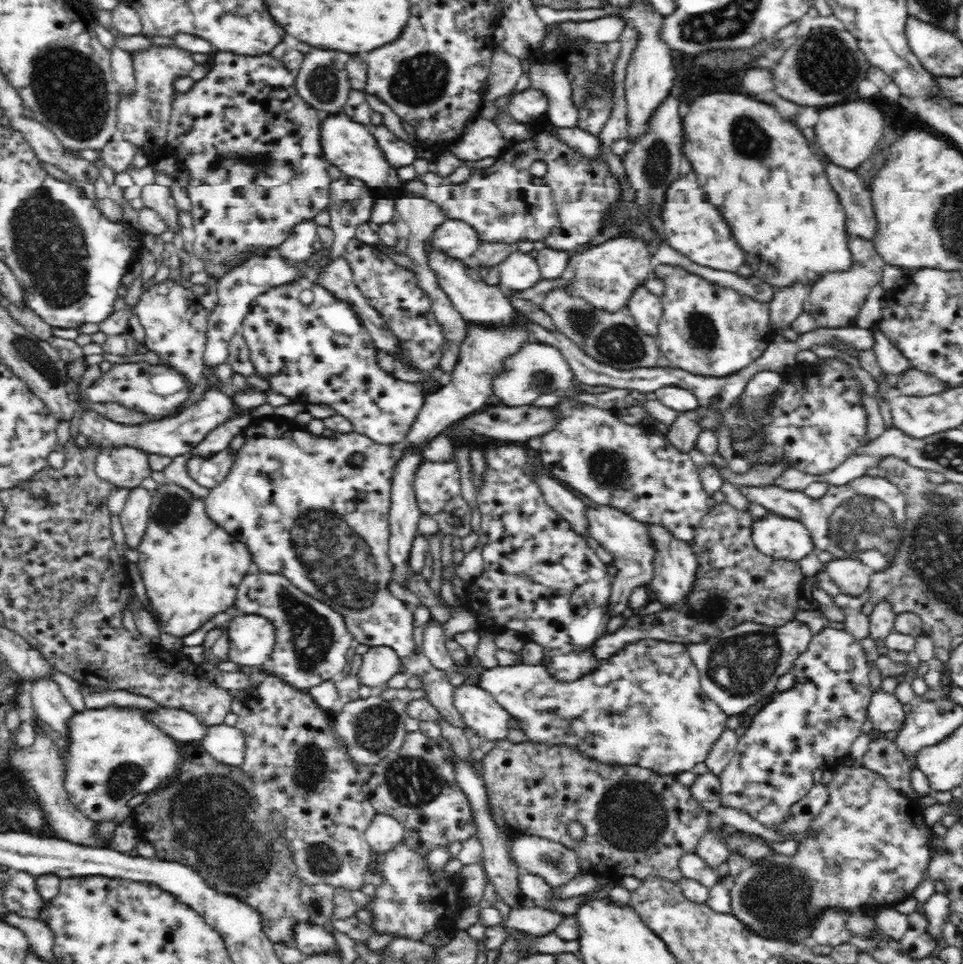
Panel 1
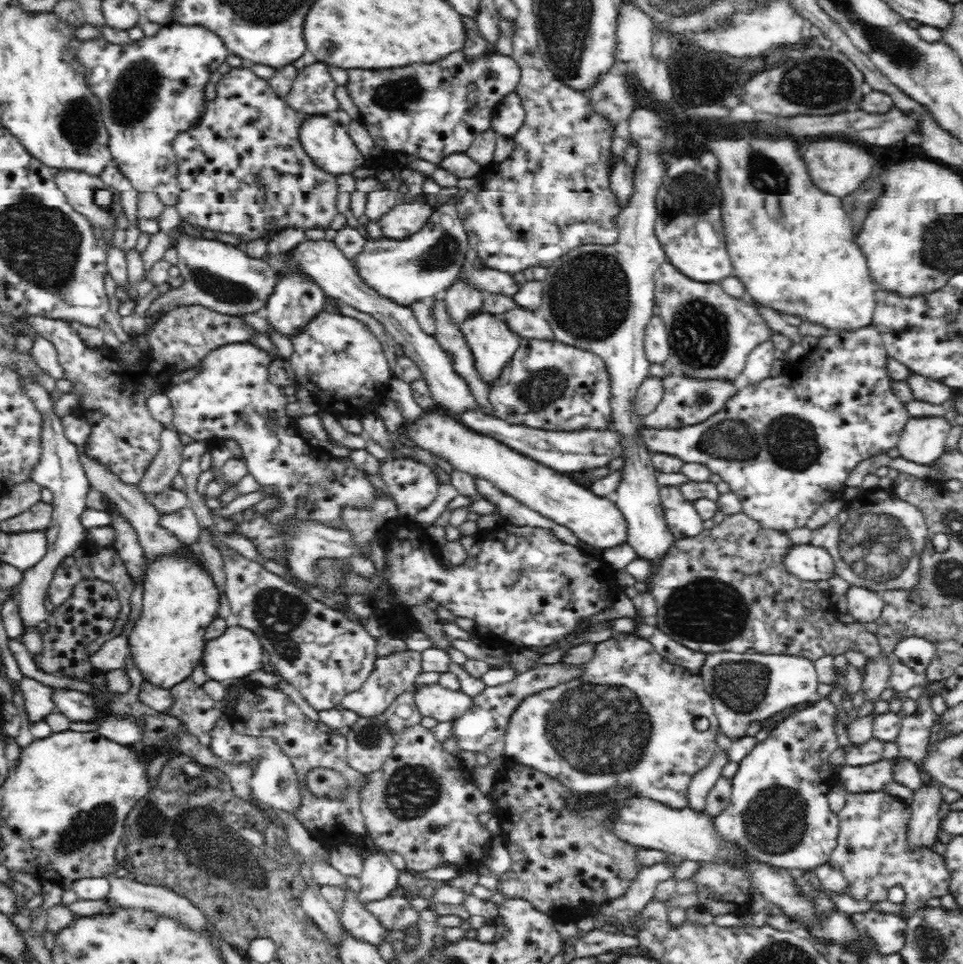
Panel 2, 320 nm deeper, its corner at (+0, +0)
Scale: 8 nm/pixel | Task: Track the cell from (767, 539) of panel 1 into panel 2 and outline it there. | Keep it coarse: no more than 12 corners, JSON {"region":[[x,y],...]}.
{"region":[[792,544],[783,566],[800,580],[835,576],[829,552]]}

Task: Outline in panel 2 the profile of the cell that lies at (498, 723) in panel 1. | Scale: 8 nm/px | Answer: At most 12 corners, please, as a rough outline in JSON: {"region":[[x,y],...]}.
{"region":[[438,683],[414,687],[422,715],[453,721],[475,702]]}

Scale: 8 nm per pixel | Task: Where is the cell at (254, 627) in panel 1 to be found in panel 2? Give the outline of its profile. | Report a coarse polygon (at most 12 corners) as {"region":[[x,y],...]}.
{"region":[[227,627],[205,644],[209,679],[245,679],[267,668],[257,633]]}

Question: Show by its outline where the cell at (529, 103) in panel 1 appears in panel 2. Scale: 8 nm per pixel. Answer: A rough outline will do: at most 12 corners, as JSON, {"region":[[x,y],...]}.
{"region":[[515,92],[495,106],[491,129],[514,137],[525,122],[524,105]]}

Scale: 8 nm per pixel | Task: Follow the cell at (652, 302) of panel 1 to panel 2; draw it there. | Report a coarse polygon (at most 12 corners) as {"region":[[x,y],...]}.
{"region":[[652,315],[644,331],[650,364],[664,365],[670,355],[662,317]]}

